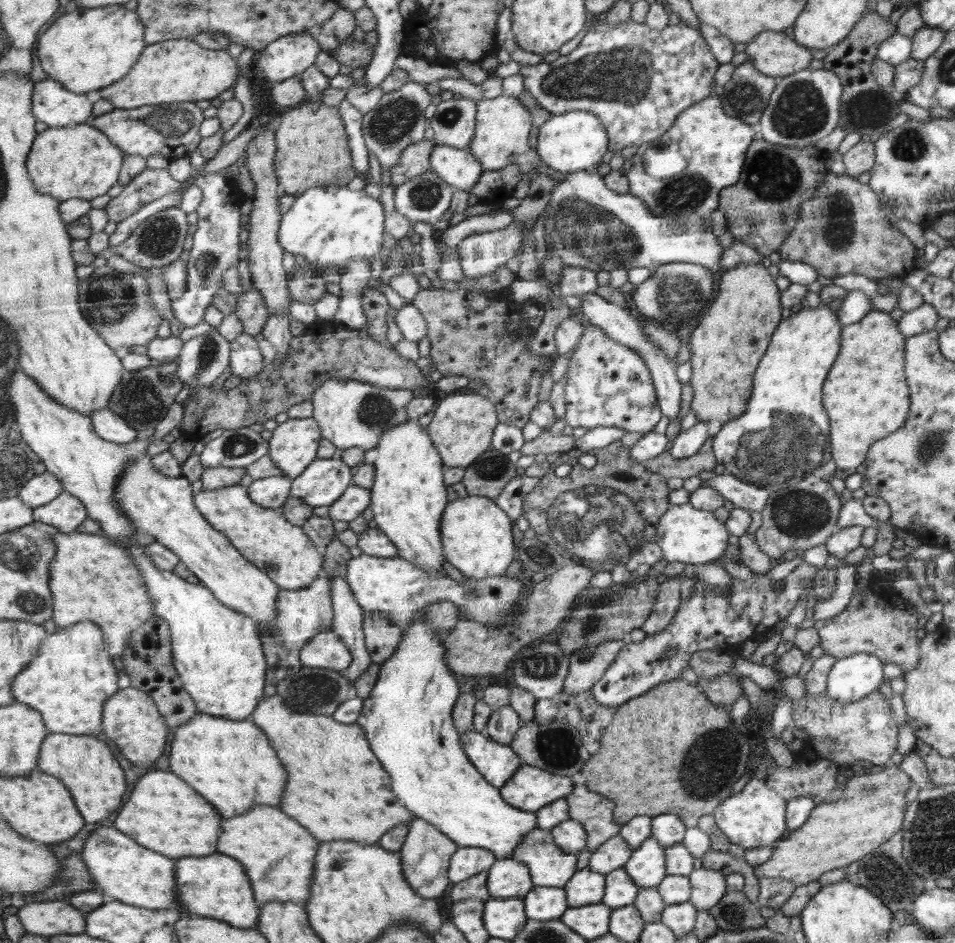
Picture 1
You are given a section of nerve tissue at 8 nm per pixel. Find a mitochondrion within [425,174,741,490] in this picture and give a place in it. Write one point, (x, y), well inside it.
(589, 230)

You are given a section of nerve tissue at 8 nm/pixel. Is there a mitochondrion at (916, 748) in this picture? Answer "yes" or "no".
no

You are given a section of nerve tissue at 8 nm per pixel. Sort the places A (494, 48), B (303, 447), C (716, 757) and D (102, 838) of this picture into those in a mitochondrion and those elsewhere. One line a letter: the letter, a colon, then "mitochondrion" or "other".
A: other
B: other
C: mitochondrion
D: mitochondrion

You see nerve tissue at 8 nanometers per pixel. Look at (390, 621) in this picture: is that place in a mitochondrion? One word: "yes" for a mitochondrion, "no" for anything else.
no

